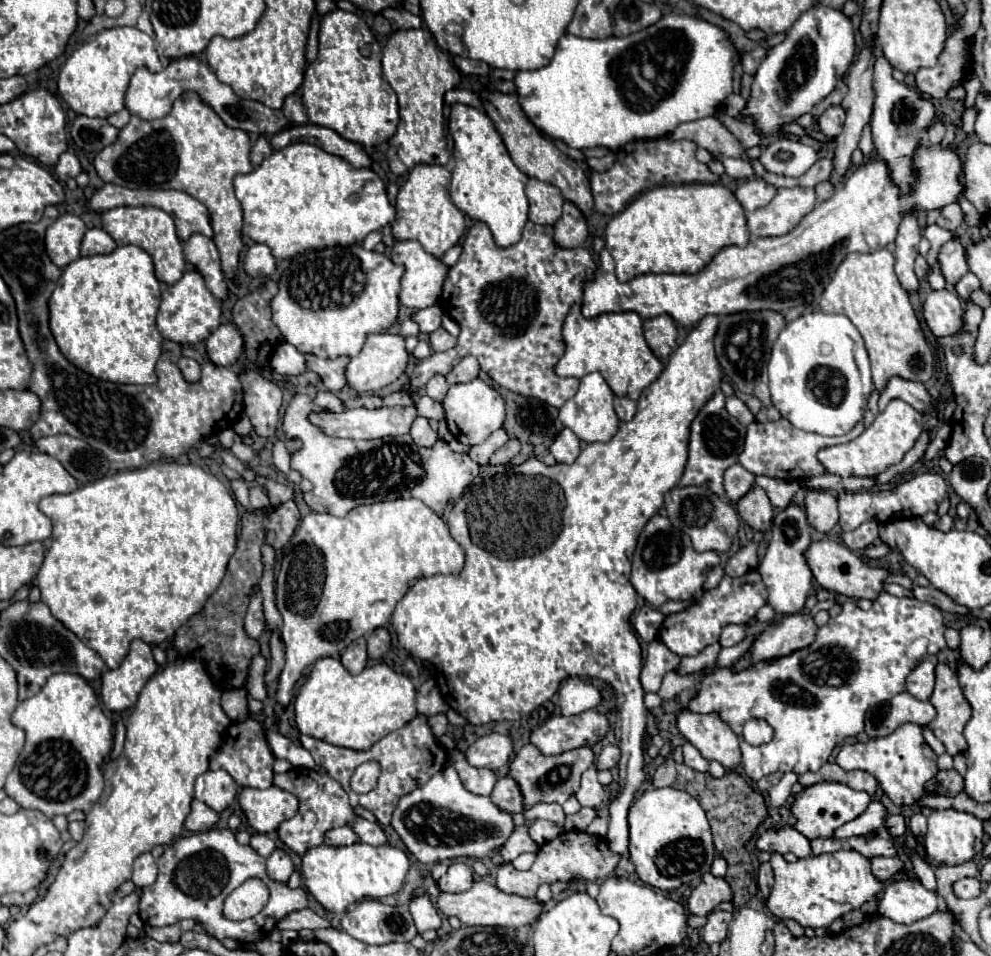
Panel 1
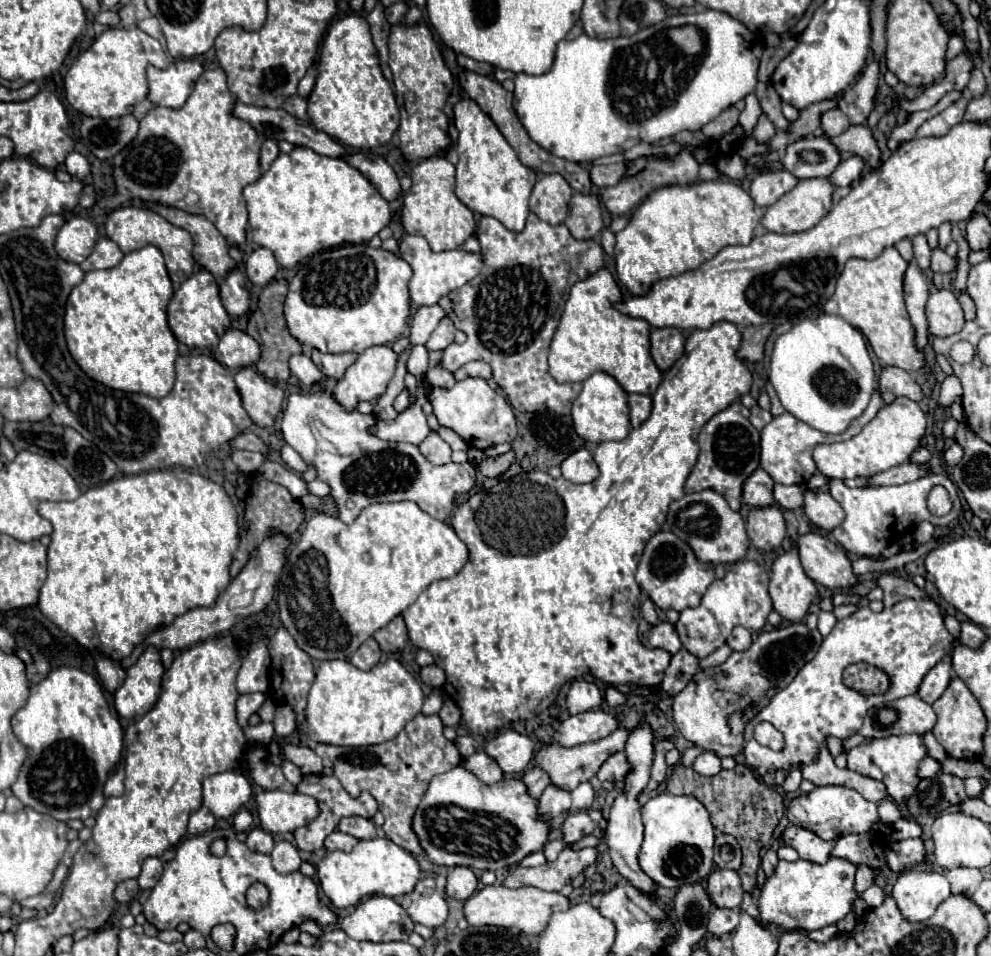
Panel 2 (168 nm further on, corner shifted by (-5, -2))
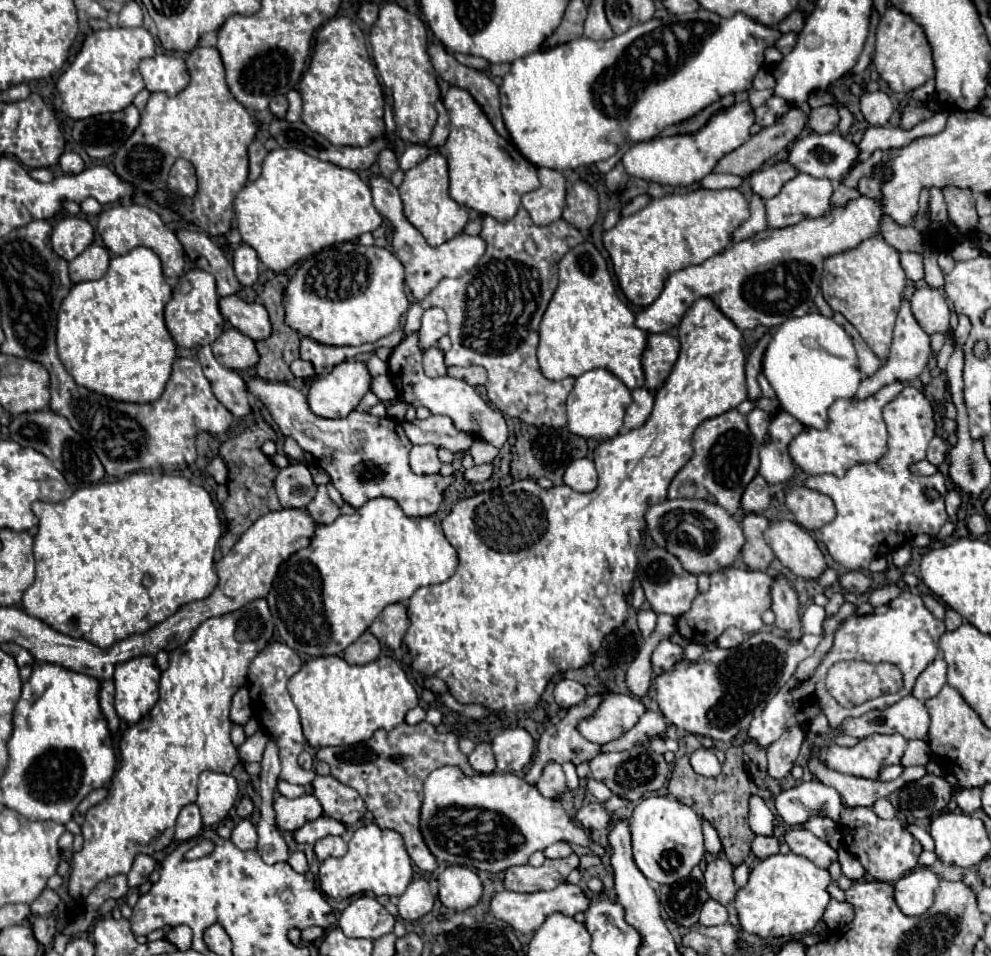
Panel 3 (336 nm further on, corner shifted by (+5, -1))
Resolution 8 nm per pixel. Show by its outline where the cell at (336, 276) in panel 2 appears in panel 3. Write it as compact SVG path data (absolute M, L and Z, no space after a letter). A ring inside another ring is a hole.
M344 242L306 258L290 278L282 304L286 312L286 324L290 328L298 330L300 336L326 346L360 346L364 342L376 342L400 328L400 320L410 306L404 292L402 262L386 248L368 248L356 242Z

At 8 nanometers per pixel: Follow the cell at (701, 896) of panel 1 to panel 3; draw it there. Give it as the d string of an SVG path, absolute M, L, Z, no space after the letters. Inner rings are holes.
M714 858L708 862L706 872L706 892L712 900L720 904L730 904L736 896L736 884L732 880L732 864L726 858Z

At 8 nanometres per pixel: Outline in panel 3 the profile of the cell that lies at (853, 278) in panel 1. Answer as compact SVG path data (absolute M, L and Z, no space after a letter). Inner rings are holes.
M882 236L868 238L858 248L830 256L824 262L824 300L830 304L834 312L840 312L860 332L864 342L880 360L886 360L890 354L892 330L904 286L906 274L900 266L898 252L890 244L886 244Z

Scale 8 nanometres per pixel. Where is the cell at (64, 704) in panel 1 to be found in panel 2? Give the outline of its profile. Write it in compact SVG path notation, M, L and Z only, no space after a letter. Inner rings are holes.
M76 667L52 669L40 683L30 687L30 699L14 715L12 729L28 751L28 759L20 769L18 781L12 785L12 793L22 801L22 805L60 821L84 821L94 817L104 805L104 781L122 757L122 727L118 717L110 715L110 705L108 701L104 703L104 693L98 681Z

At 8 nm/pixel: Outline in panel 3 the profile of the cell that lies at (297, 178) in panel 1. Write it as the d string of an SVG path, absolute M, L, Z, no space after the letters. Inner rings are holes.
M276 148L268 152L260 178L248 182L238 192L234 200L234 212L242 242L252 246L258 252L260 262L274 272L282 272L298 260L312 256L326 246L356 240L364 232L372 232L382 224L382 216L372 204L370 188L358 172L312 158L298 148Z

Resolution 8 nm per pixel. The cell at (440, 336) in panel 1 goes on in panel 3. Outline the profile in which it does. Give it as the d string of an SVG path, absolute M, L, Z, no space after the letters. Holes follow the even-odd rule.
M428 308L422 316L422 328L418 330L420 350L428 350L438 344L440 336L448 334L448 320L442 308Z

